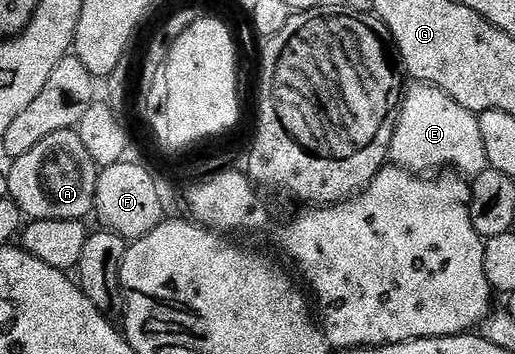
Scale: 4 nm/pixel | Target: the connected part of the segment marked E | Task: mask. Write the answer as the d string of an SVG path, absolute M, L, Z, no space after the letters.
M417 83L410 91L408 88L404 92L391 137L389 159L392 166L414 173L452 169L462 176L476 177L489 167L477 115L463 109L463 105L456 103L447 93L427 83Z

